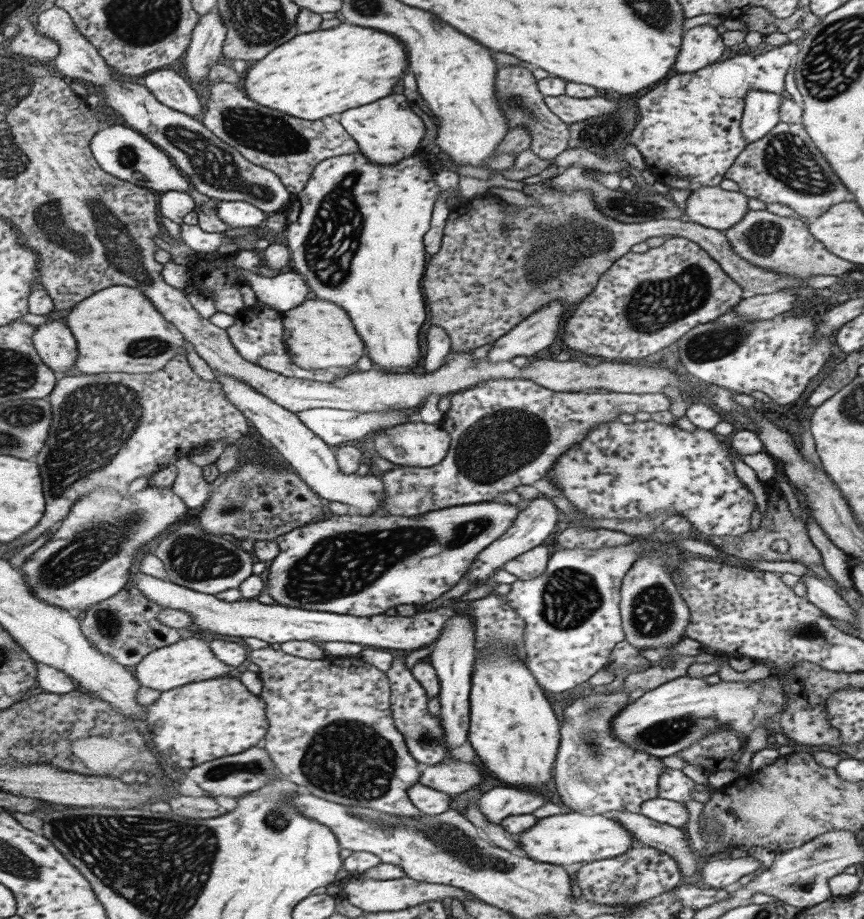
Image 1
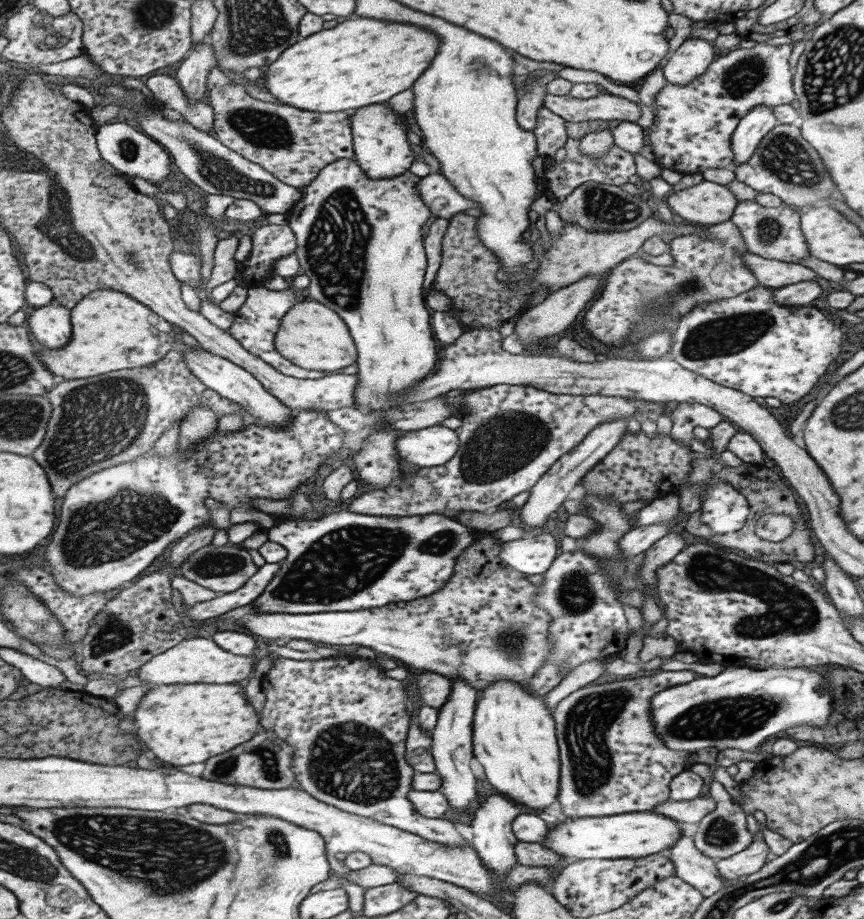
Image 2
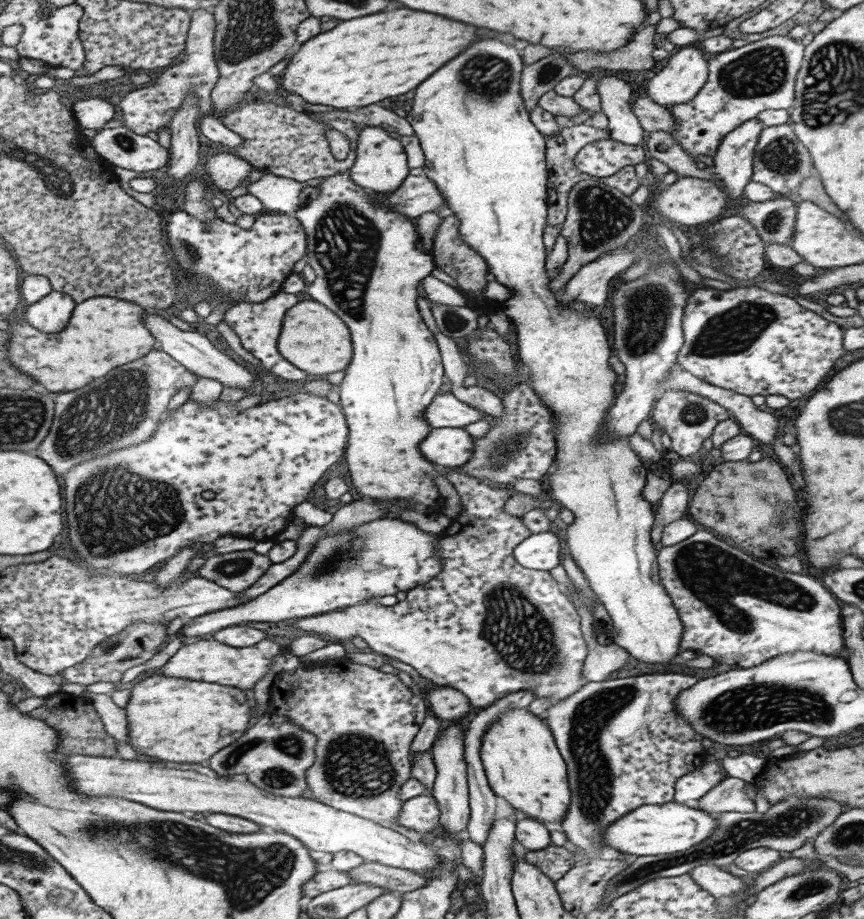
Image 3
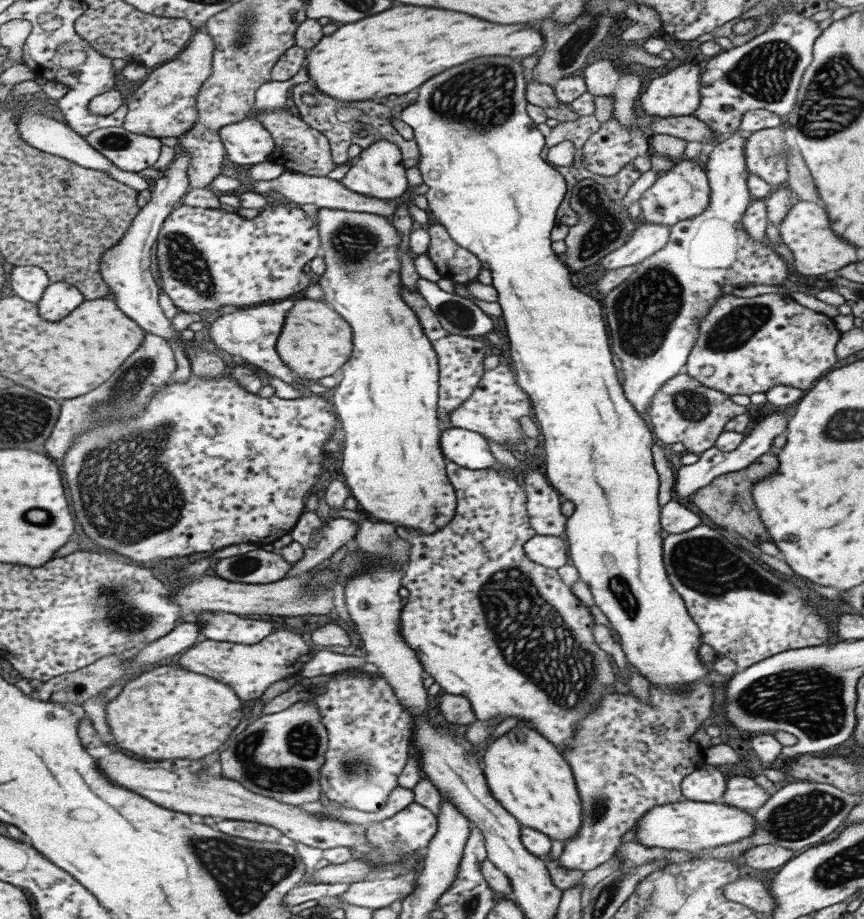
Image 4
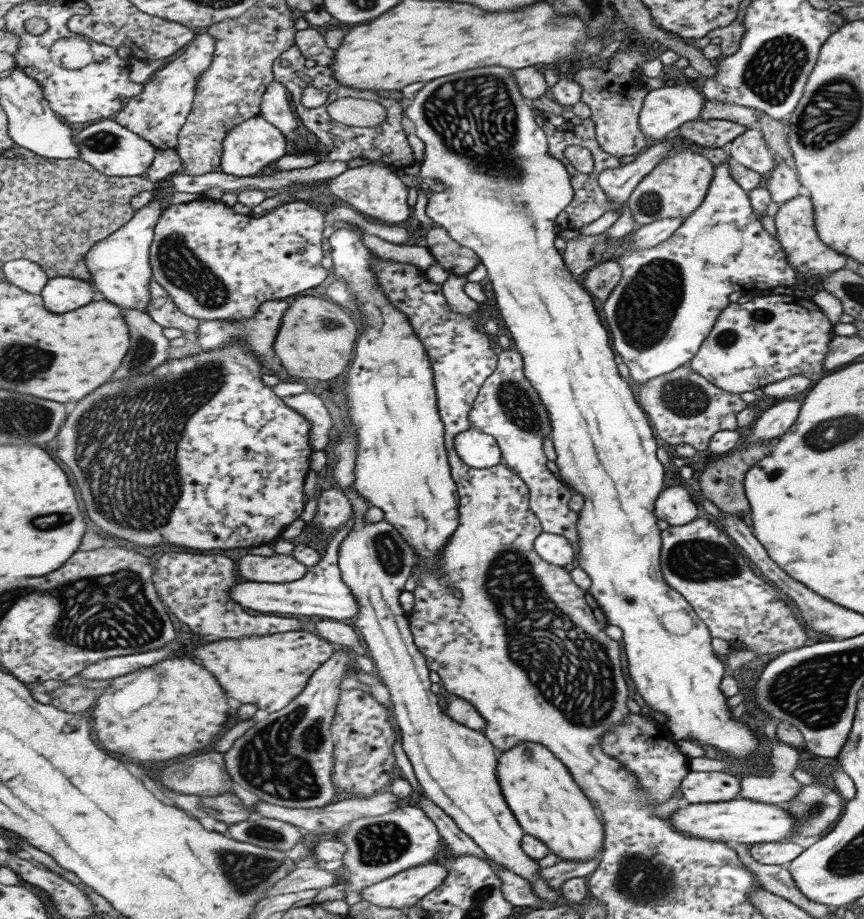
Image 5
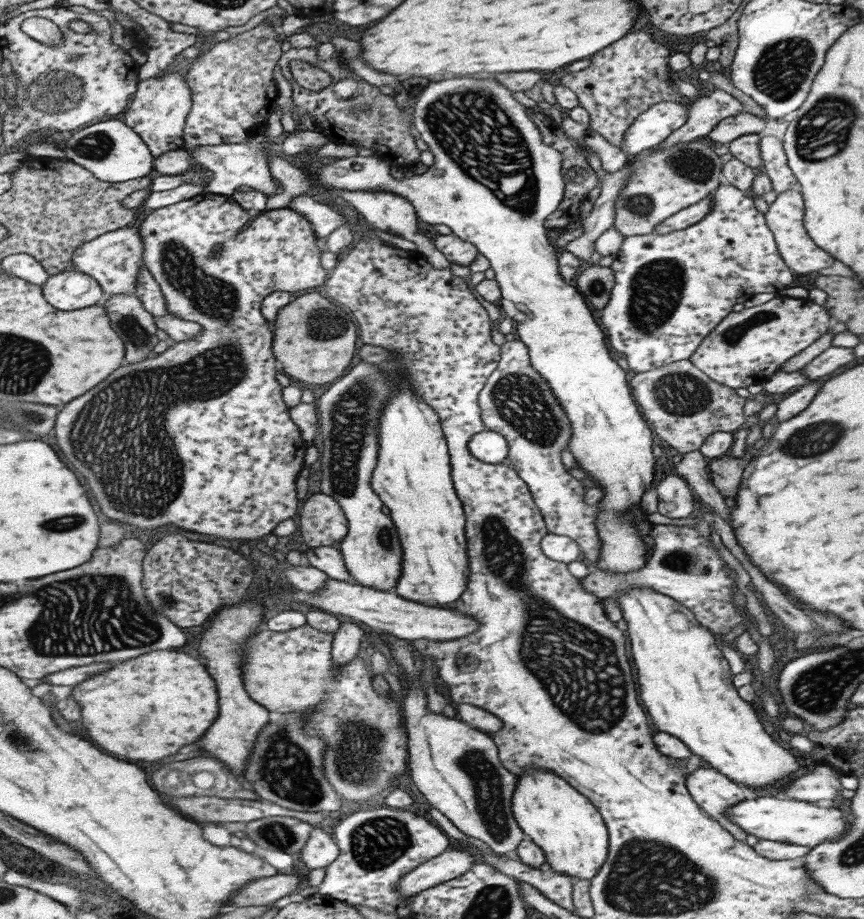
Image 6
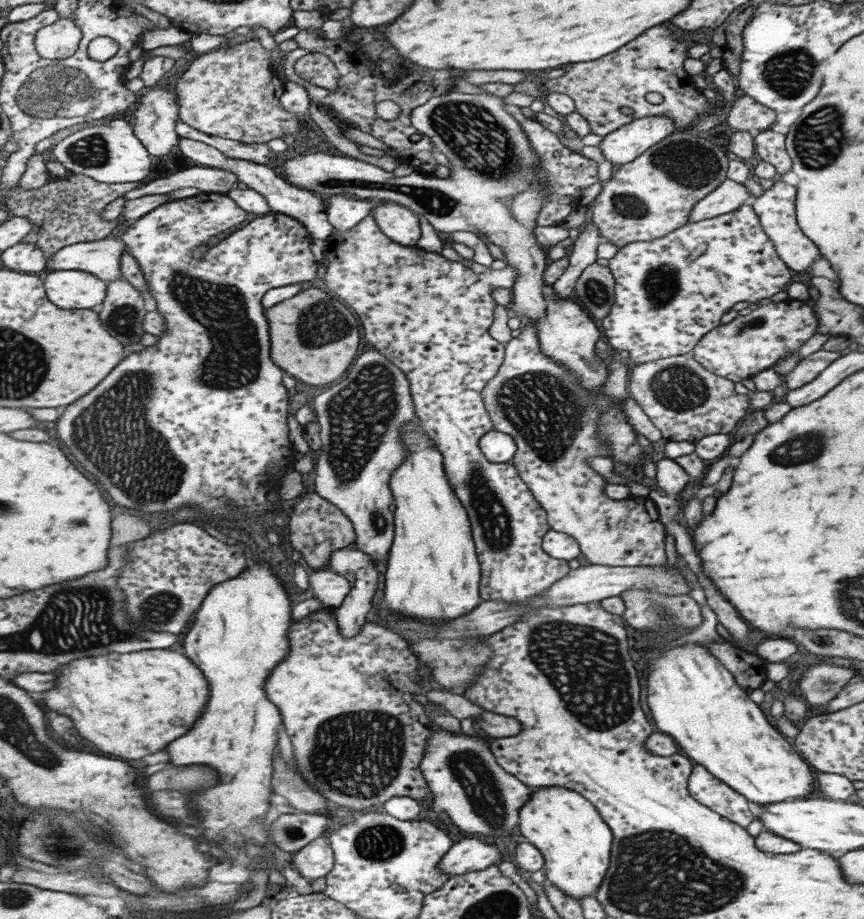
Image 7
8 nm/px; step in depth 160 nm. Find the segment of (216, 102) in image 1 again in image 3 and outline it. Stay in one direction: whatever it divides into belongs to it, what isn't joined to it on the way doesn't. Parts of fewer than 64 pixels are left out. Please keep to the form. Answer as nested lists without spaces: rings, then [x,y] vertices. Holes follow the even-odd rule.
[[[208,9],[194,10],[188,45],[182,61],[165,68],[155,82],[141,86],[121,101],[120,108],[126,127],[141,135],[149,134],[149,132],[157,134],[158,130],[163,128],[172,132],[171,122],[179,114],[179,110],[183,108],[184,99],[188,97],[189,93],[195,93],[200,98],[199,114],[202,117],[212,113],[213,89],[220,79],[220,68],[218,67],[214,45],[215,35],[216,16],[213,11]],[[243,101],[237,110],[220,116],[225,126],[245,139],[245,144],[237,150],[241,158],[252,163],[255,169],[298,182],[307,182],[307,180],[317,178],[325,179],[341,172],[350,172],[358,157],[356,146],[358,145],[357,126],[359,124],[380,127],[390,133],[398,133],[400,136],[411,139],[416,136],[415,129],[406,118],[397,116],[391,109],[387,110],[377,103],[361,109],[320,112],[317,113],[317,117],[319,118],[313,118],[311,114],[305,114],[305,111],[297,112],[289,106],[280,106],[272,101],[261,103]],[[329,127],[341,130],[341,133],[345,133],[353,144],[353,150],[345,160],[337,160],[332,153],[327,130]]]

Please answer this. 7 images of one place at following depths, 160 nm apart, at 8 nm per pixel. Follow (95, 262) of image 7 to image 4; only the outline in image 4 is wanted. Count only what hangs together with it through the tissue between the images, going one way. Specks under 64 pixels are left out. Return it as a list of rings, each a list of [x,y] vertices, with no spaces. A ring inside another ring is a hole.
[[[179,149],[176,159],[164,171],[162,179],[159,179],[153,186],[152,199],[149,204],[144,206],[137,215],[123,241],[117,244],[117,247],[107,251],[101,261],[102,274],[111,287],[120,309],[125,311],[129,318],[133,318],[146,332],[160,335],[167,340],[175,340],[183,350],[189,348],[189,341],[183,340],[181,331],[177,332],[177,329],[173,328],[173,322],[166,317],[161,308],[161,288],[155,282],[155,276],[151,274],[151,266],[153,266],[153,248],[157,245],[164,222],[168,220],[170,214],[175,212],[177,202],[184,202],[188,195],[193,194],[189,174],[187,174],[191,161],[192,154],[187,149]]]

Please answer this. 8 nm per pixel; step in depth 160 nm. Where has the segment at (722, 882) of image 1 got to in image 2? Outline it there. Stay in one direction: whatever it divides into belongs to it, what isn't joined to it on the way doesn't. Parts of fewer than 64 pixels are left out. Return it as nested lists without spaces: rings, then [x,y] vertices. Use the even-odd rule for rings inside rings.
[[[757,822],[757,833],[745,850],[736,852],[723,860],[716,861],[715,867],[720,877],[727,881],[735,881],[739,876],[747,876],[757,872],[765,865],[767,845],[764,843],[761,825]]]

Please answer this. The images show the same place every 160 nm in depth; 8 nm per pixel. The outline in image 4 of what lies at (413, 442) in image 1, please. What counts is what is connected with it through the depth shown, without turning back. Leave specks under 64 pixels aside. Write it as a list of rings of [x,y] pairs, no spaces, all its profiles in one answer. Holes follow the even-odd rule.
[[[463,427],[443,429],[442,445],[447,462],[453,461],[465,470],[487,469],[496,462],[491,453],[489,453],[486,438],[475,431],[470,431]]]

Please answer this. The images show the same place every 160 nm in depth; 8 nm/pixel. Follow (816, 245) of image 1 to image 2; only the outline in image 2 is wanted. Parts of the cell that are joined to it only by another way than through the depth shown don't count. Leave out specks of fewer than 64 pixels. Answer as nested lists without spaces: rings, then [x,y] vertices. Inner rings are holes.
[[[739,200],[735,205],[730,221],[737,227],[745,243],[745,249],[761,258],[781,262],[797,263],[810,256],[800,229],[799,211],[782,203],[775,208],[767,208],[754,200]]]

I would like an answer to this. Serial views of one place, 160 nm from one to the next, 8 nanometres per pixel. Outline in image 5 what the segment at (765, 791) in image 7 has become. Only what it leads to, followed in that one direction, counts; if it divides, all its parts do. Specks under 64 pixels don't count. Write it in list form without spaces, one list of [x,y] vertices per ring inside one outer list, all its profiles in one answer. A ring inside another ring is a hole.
[[[489,66],[489,68],[477,68],[477,70],[469,70],[469,72],[461,72],[461,74],[453,74],[453,76],[445,76],[439,80],[433,80],[429,84],[425,84],[415,94],[408,103],[405,109],[405,114],[415,124],[415,135],[425,142],[425,158],[421,162],[422,172],[420,173],[423,180],[437,180],[441,184],[447,186],[441,192],[429,193],[427,203],[425,205],[425,215],[431,218],[436,226],[445,227],[448,233],[457,243],[468,247],[475,251],[479,257],[481,264],[485,267],[487,278],[491,282],[491,288],[494,294],[495,306],[503,318],[503,326],[509,332],[509,338],[513,342],[515,350],[519,351],[523,362],[523,374],[532,384],[533,390],[540,397],[543,408],[547,411],[549,424],[551,427],[550,440],[552,441],[556,458],[554,460],[557,466],[557,478],[559,478],[566,486],[582,496],[582,508],[578,510],[578,519],[576,520],[576,533],[578,534],[579,552],[577,552],[577,566],[587,574],[591,580],[588,594],[597,602],[601,608],[607,625],[613,625],[621,629],[623,652],[625,652],[625,660],[627,661],[627,674],[633,681],[634,688],[637,694],[641,696],[644,702],[657,712],[665,714],[664,727],[672,734],[674,740],[689,738],[695,744],[709,744],[715,750],[723,752],[727,758],[731,760],[741,760],[745,766],[749,764],[751,754],[757,752],[757,739],[748,727],[729,716],[729,711],[725,707],[725,699],[727,696],[720,690],[721,679],[725,676],[725,664],[721,657],[713,653],[710,645],[709,630],[704,626],[704,623],[697,618],[691,606],[677,594],[677,591],[671,590],[667,583],[663,580],[660,569],[660,530],[657,529],[655,523],[656,516],[654,515],[654,502],[659,496],[659,493],[664,488],[664,468],[657,457],[655,457],[655,436],[652,426],[649,424],[643,409],[635,402],[633,392],[629,389],[629,384],[625,382],[617,373],[615,361],[613,361],[612,346],[609,345],[607,338],[607,330],[601,325],[599,316],[595,311],[593,300],[590,294],[575,281],[572,274],[564,265],[561,252],[556,250],[553,242],[556,239],[556,231],[554,230],[554,218],[560,213],[572,199],[572,186],[570,185],[569,174],[563,165],[550,157],[547,154],[547,140],[545,134],[541,130],[539,124],[533,122],[533,114],[531,110],[523,104],[522,94],[519,94],[519,87],[516,80],[511,76],[509,68],[501,68],[501,66]]]

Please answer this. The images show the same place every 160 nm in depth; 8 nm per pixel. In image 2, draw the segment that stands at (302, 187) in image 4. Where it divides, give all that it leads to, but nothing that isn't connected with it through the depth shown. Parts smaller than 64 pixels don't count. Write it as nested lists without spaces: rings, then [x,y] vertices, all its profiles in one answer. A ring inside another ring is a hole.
[[[428,174],[421,178],[418,187],[435,218],[441,217],[450,221],[463,210],[479,208],[477,201],[460,193],[457,187],[449,182],[443,174]]]

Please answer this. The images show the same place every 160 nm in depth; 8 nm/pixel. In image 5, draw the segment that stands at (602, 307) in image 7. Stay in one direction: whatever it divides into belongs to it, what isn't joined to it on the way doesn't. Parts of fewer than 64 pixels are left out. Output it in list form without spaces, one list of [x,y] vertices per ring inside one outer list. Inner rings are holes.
[[[604,259],[591,267],[584,275],[581,286],[591,298],[597,298],[599,302],[603,302],[609,296],[611,289],[619,282],[621,266],[615,260]]]

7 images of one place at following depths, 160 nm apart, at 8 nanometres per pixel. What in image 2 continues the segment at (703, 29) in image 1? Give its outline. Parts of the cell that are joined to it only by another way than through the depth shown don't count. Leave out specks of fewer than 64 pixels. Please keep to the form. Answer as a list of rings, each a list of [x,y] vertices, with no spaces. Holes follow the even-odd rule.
[[[687,37],[671,53],[667,63],[661,68],[667,83],[686,85],[700,77],[715,57],[715,48],[710,41]]]

